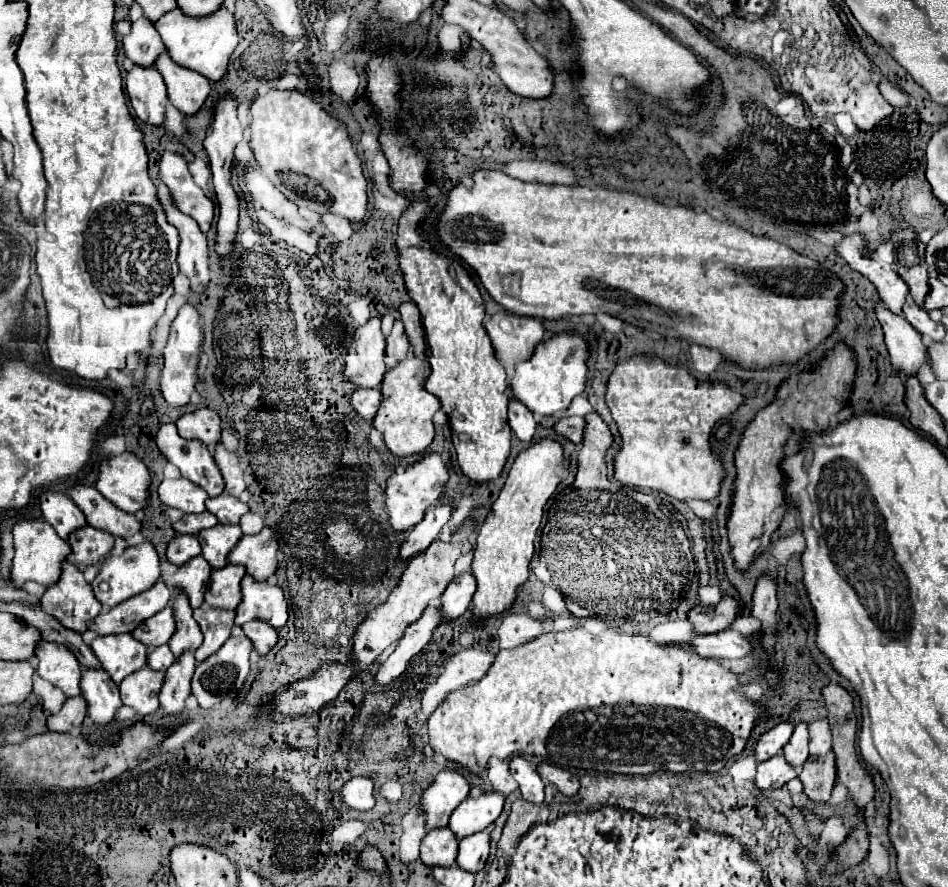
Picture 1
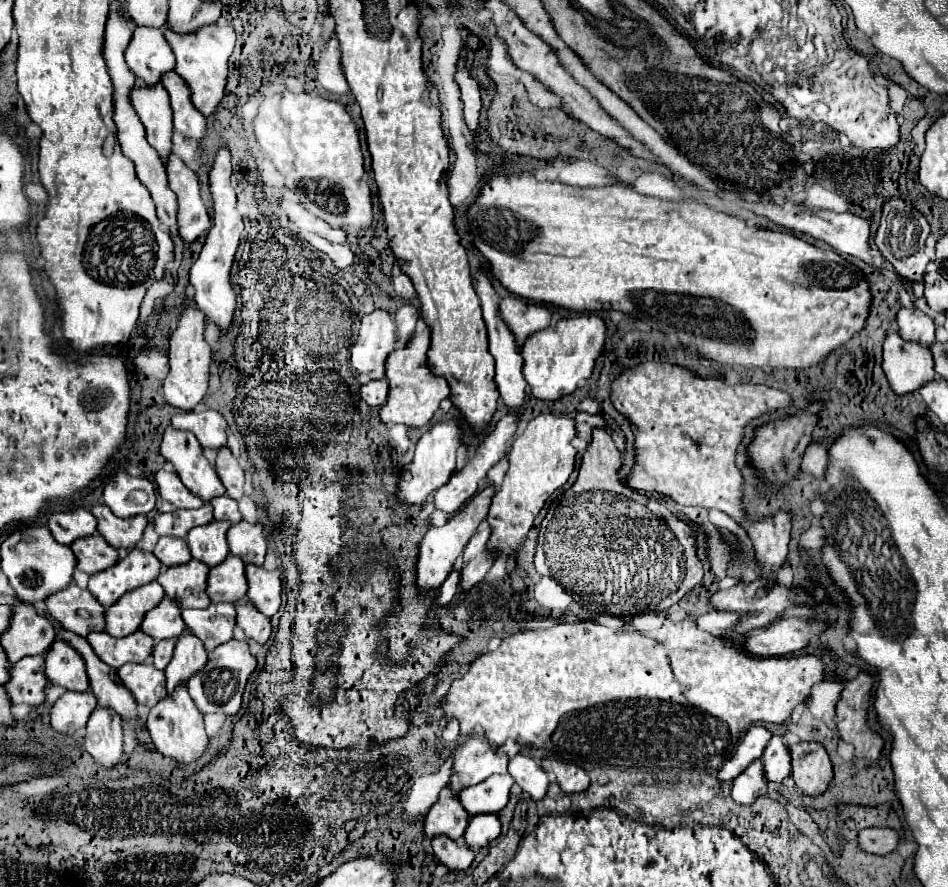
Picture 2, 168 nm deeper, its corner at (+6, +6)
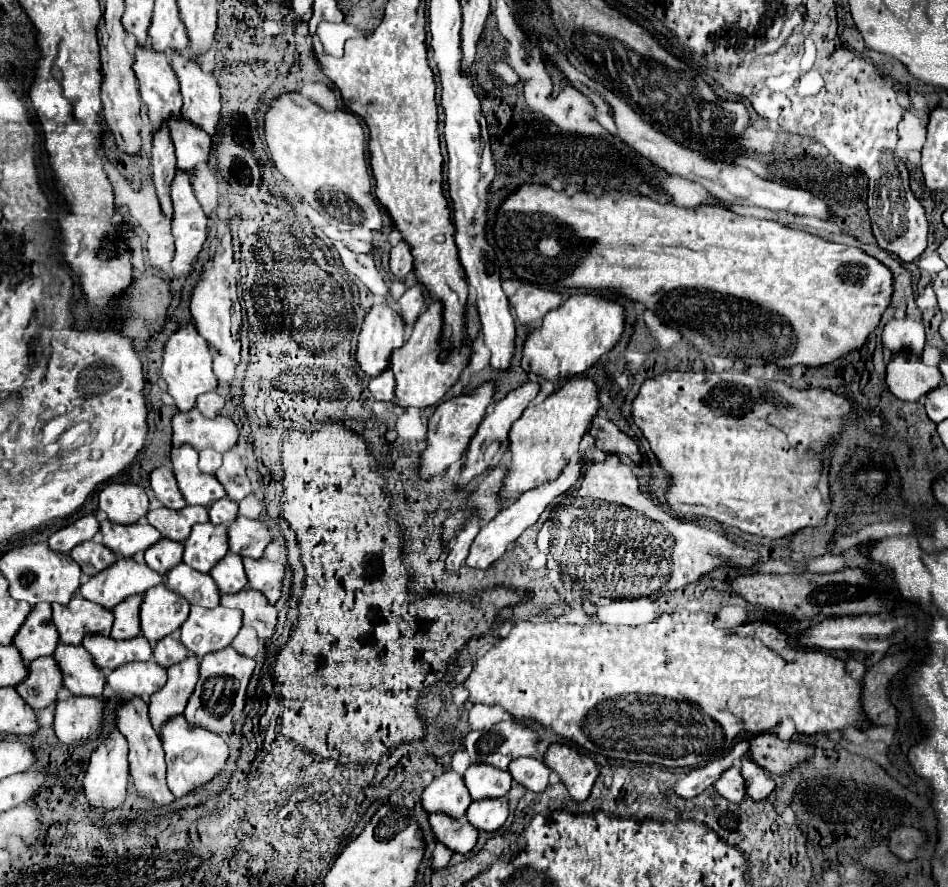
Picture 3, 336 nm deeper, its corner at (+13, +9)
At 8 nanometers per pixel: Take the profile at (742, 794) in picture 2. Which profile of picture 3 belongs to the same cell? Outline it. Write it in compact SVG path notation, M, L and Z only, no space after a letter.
M729 767L713 783L713 787L727 801L741 801L745 797L745 787L741 787L741 771L739 771L739 767Z

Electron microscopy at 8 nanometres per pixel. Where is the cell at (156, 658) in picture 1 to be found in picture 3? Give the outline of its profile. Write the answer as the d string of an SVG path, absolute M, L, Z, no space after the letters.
M165 637L161 639L155 649L153 649L153 659L161 665L161 667L173 667L175 663L181 663L183 659L187 659L189 651L181 641L175 641L173 637Z

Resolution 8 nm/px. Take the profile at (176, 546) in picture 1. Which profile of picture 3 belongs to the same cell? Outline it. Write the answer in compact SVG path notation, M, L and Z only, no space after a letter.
M161 539L161 543L157 543L157 547L151 547L145 553L145 561L153 571L165 575L167 571L171 571L175 565L179 565L183 561L183 543L177 543L171 539Z

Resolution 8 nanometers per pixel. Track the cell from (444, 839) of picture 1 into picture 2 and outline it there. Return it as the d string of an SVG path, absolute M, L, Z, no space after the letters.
M442 790L436 806L432 806L424 818L426 838L434 840L438 836L448 836L456 842L462 838L466 826L468 814L464 814L464 808L452 798L452 794L448 794L448 790Z

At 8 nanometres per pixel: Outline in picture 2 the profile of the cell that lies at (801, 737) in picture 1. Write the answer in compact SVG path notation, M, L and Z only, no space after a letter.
M774 736L768 742L764 752L764 770L770 782L780 782L782 778L790 776L790 750L784 744L782 736Z

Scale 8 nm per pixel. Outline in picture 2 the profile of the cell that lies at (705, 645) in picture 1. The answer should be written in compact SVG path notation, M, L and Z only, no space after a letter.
M782 618L744 636L744 650L754 656L784 656L808 644L808 638L820 634L824 624L808 626L800 618Z

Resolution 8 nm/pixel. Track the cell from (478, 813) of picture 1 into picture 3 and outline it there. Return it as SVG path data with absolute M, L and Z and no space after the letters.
M473 763L465 771L465 785L473 797L485 799L485 797L505 797L511 789L511 773L501 771L489 763Z

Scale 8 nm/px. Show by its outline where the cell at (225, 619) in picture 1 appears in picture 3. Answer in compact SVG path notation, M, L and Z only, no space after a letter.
M193 605L187 621L181 627L181 643L195 655L203 657L231 645L239 629L241 611L221 605L215 609Z

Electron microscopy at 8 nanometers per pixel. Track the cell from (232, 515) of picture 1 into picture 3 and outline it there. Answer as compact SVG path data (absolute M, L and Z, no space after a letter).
M223 497L223 499L219 499L217 503L213 503L209 507L211 523L213 525L221 525L221 523L229 525L229 523L233 523L237 519L237 511L239 511L237 503L231 501L231 499L227 499L227 497Z

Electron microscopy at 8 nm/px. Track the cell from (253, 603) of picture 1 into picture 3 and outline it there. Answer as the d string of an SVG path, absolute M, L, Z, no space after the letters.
M243 559L245 573L249 577L249 587L261 591L267 595L271 603L277 603L283 591L283 579L285 579L285 565L279 561L269 559Z

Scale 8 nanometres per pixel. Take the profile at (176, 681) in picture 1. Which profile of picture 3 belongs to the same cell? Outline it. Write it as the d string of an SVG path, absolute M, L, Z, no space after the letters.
M179 715L177 719L173 719L173 723L167 723L163 727L161 741L165 749L165 759L167 759L167 787L177 799L187 797L189 793L213 781L223 771L229 759L229 747L223 741L223 737L213 735L211 731L191 729L189 723L185 723L183 715Z

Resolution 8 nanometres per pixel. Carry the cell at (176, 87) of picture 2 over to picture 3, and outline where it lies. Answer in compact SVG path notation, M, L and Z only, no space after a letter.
M181 119L177 127L171 129L171 139L175 143L175 155L177 155L177 169L179 171L193 171L197 165L209 161L211 151L211 137L205 135L205 131L197 131L197 127L189 127Z

